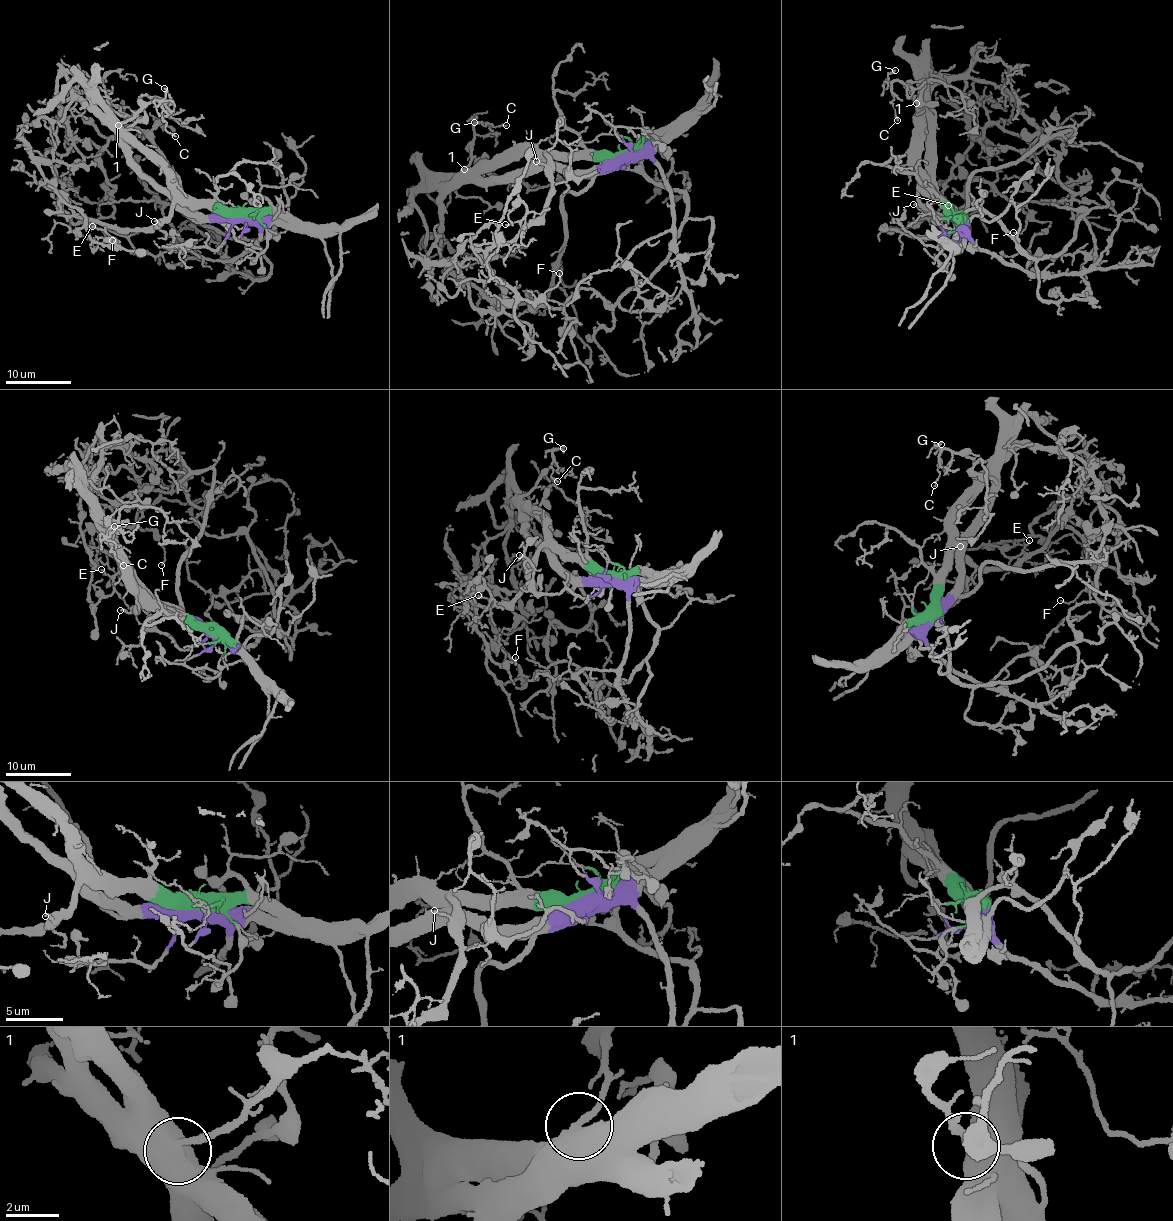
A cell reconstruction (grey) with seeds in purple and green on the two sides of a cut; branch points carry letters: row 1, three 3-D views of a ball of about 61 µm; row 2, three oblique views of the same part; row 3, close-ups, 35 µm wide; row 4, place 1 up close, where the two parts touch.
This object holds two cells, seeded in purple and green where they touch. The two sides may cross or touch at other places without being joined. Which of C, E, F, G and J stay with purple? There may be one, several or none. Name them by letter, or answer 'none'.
none

